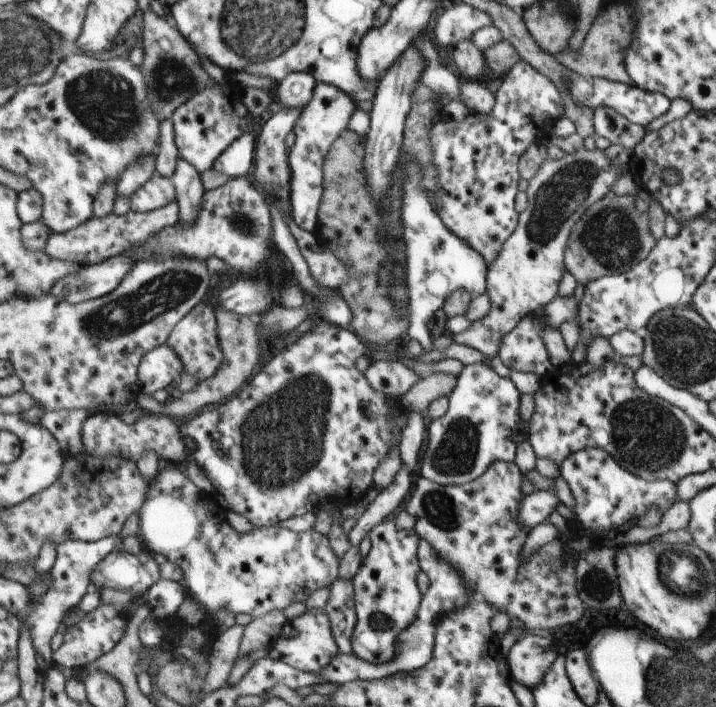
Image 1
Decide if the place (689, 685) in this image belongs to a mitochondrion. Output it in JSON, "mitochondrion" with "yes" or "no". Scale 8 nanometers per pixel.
{"mitochondrion":"yes"}

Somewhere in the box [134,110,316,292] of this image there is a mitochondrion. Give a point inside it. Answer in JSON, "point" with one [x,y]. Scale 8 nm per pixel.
{"point":[244,226]}

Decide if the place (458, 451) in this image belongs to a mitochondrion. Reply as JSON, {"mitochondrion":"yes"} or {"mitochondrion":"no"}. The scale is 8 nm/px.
{"mitochondrion":"yes"}

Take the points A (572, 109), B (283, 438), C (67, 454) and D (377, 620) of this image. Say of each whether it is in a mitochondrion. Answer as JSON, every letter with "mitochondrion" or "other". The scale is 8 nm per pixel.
{"A":"other","B":"mitochondrion","C":"other","D":"mitochondrion"}

